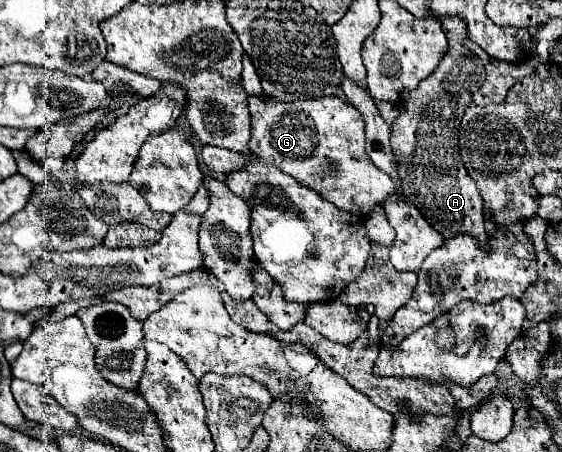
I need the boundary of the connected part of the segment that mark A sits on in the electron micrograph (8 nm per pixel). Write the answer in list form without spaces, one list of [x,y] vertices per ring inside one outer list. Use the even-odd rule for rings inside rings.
[[[445,17],[443,31],[449,39],[449,51],[437,71],[411,91],[399,117],[391,123],[391,143],[399,155],[403,195],[419,207],[423,217],[445,239],[471,235],[481,247],[481,241],[489,239],[483,227],[483,201],[459,157],[459,123],[463,111],[471,105],[473,91],[485,81],[485,69],[483,63],[463,47],[467,27],[461,19]]]

